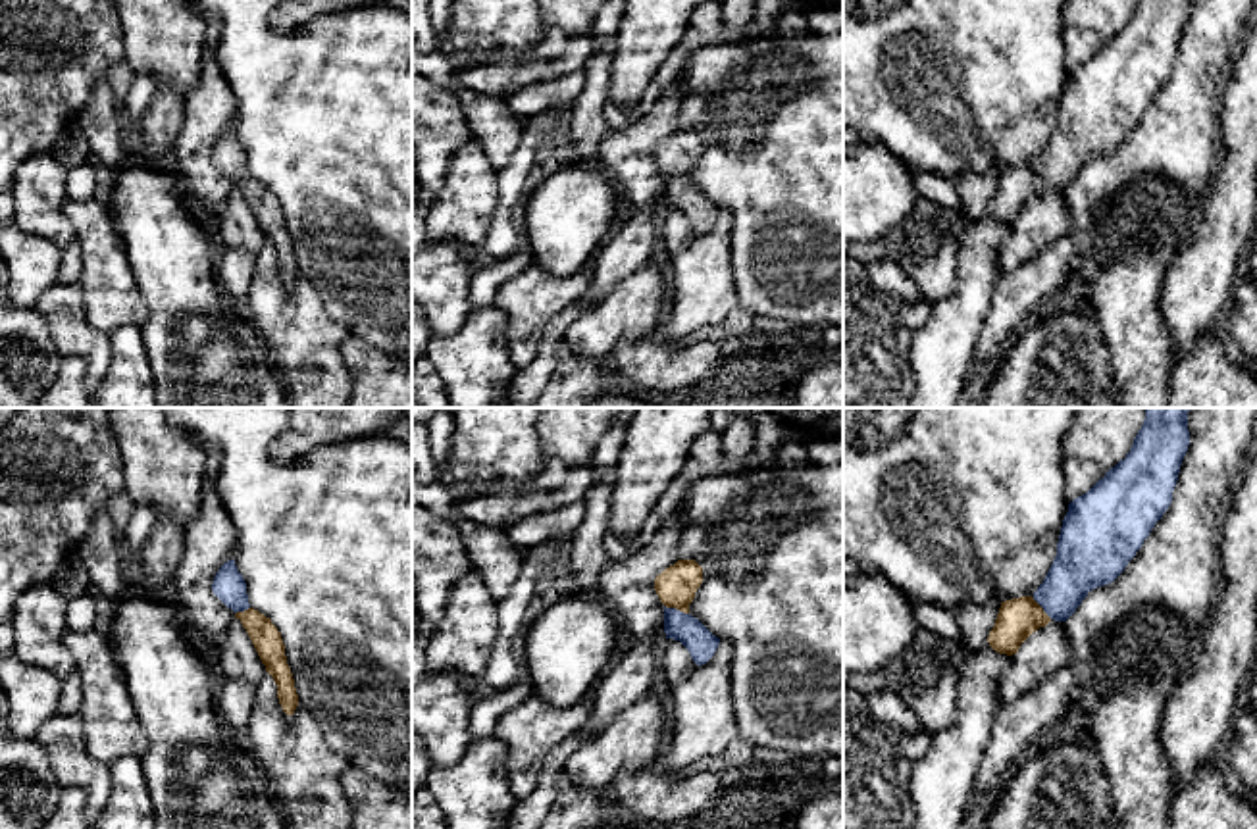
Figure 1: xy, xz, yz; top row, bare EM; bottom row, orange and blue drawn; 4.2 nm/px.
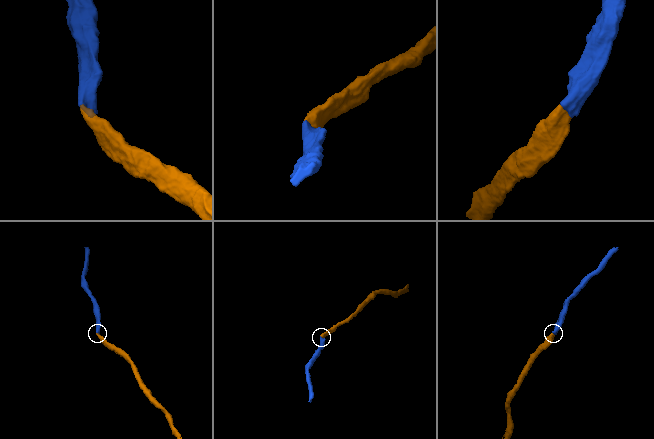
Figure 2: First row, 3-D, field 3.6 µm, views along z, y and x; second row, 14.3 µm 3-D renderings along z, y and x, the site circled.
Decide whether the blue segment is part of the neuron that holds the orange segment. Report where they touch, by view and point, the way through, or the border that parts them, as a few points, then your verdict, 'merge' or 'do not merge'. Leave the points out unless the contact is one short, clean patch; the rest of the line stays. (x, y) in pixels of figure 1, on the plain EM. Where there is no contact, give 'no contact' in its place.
contact xz (676, 177); way xz (676, 154), (676, 177), (676, 187), (690, 200); merge

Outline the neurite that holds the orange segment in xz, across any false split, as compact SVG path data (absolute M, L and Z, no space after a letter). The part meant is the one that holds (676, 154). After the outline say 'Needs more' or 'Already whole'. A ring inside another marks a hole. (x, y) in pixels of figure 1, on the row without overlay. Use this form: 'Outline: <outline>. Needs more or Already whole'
Outline: M678 129L654 148L654 160L664 173L666 208L680 210L697 235L706 233L720 214L720 208L689 183L701 152L703 137L695 129Z. Needs more

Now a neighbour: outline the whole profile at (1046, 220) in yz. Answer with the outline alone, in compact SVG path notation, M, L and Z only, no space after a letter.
M1051 188L1034 200L1014 223L1013 235L1003 242L997 265L1001 275L1014 271L1026 260L1038 256L1061 237L1068 235L1072 223L1066 190Z

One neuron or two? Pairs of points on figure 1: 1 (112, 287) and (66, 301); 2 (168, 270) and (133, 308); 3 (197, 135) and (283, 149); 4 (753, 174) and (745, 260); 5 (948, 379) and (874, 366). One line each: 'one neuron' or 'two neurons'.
1: two neurons
2: two neurons
3: two neurons
4: one neuron
5: two neurons

